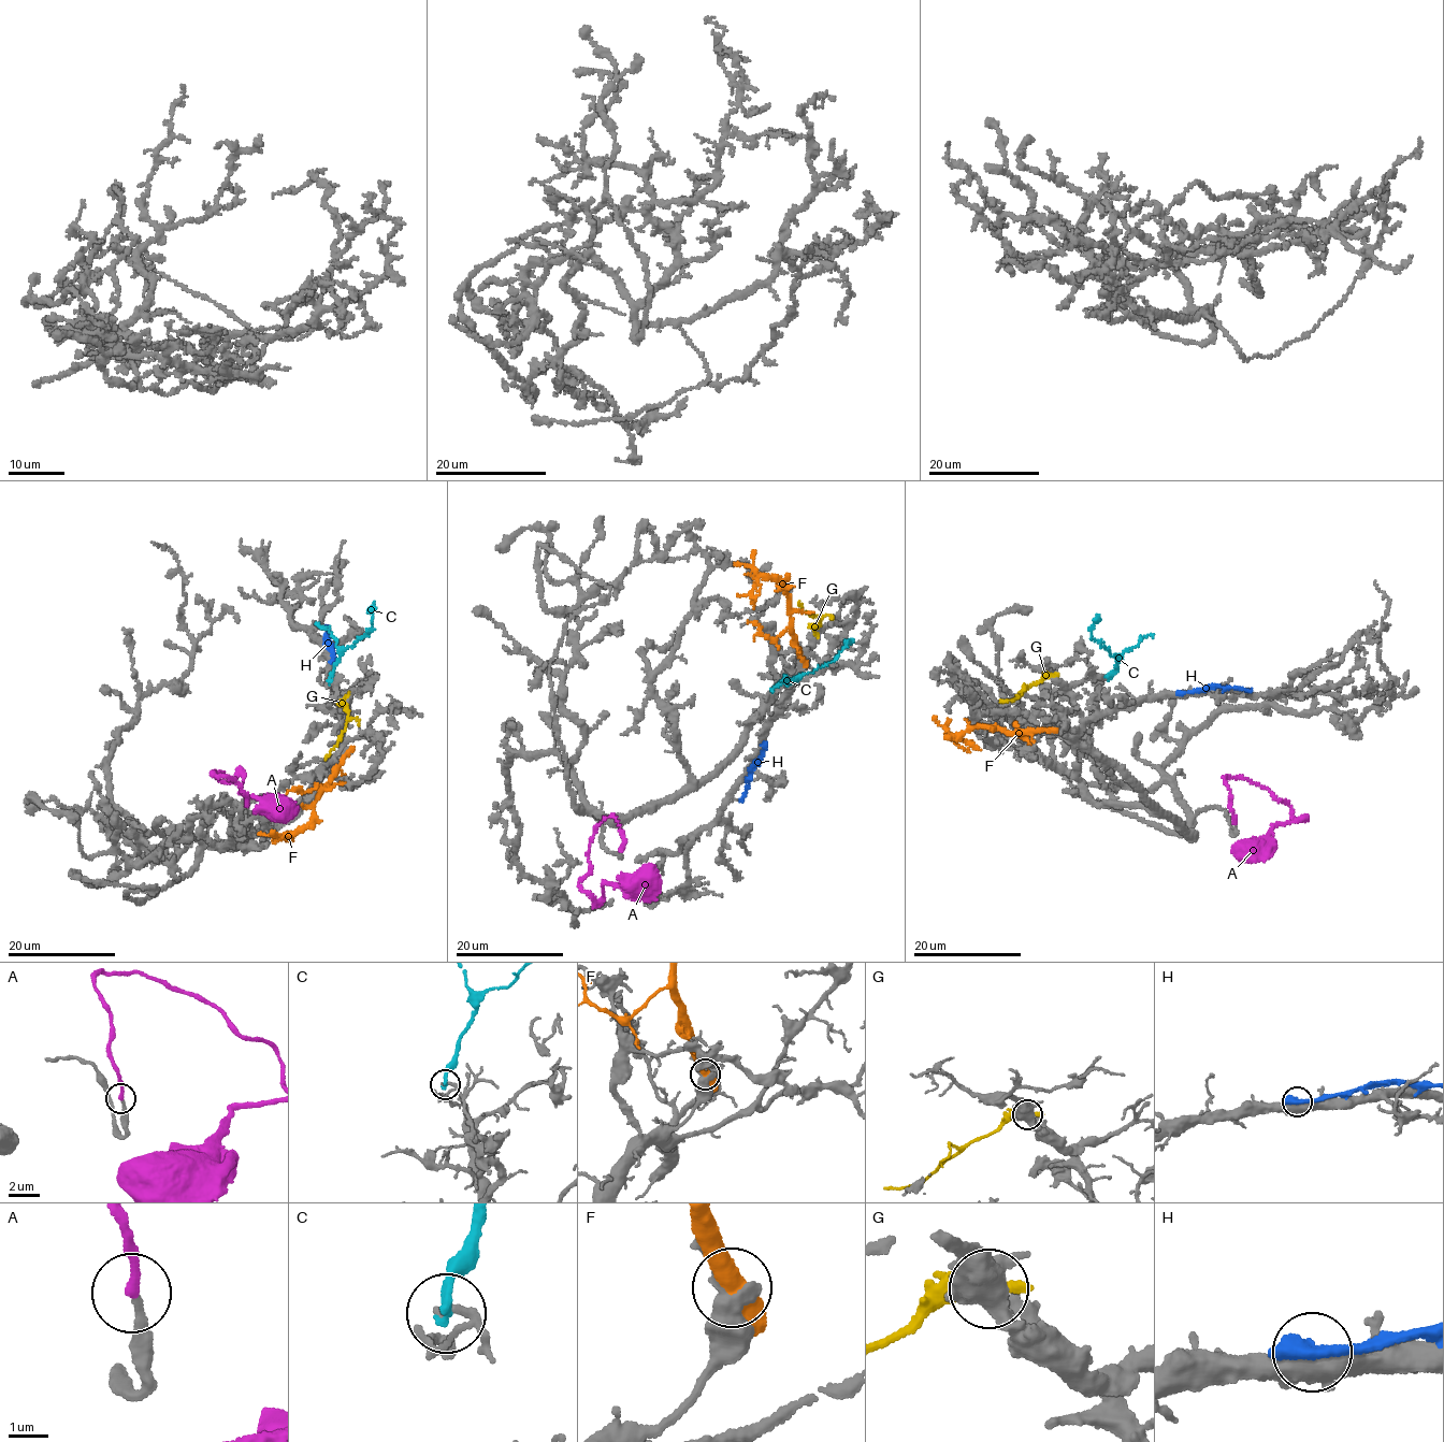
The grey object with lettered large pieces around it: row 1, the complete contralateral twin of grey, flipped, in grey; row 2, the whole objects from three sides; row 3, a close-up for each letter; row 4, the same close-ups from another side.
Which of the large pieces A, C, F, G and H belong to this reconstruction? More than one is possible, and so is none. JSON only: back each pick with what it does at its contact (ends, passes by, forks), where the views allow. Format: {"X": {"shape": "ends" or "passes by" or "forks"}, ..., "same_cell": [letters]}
{"A": {"shape": "ends"}, "same_cell": ["A"]}

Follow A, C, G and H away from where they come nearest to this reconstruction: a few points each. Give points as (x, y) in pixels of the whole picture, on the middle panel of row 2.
A: (621, 849), (622, 833), (606, 817), (590, 840), (591, 868), (578, 883), (596, 904), (604, 883), (658, 878)
C: (783, 678), (811, 673), (836, 658), (849, 639), (852, 640)
G: (816, 631), (819, 618), (805, 611), (798, 603)
H: (764, 746), (762, 756), (750, 768), (748, 789), (738, 802)

